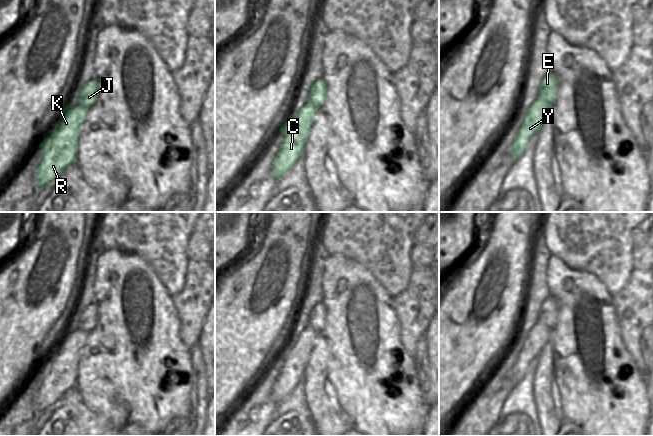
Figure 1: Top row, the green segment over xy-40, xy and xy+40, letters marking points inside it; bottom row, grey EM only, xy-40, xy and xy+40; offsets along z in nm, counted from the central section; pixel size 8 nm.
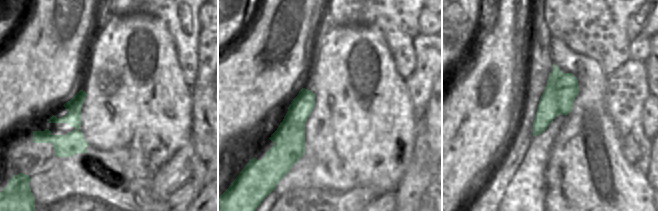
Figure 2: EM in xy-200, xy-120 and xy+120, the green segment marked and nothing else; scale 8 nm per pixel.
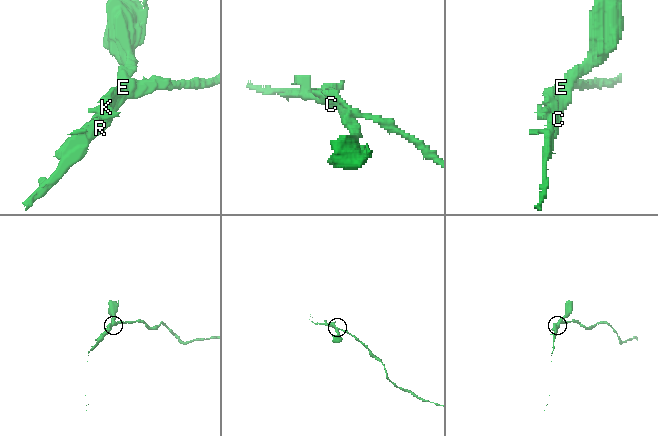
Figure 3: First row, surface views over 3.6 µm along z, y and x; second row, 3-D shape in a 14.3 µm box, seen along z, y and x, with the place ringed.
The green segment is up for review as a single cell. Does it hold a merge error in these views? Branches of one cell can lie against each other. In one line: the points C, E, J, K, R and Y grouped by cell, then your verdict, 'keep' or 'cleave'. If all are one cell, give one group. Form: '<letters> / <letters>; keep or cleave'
C K R Y / E J; cleave

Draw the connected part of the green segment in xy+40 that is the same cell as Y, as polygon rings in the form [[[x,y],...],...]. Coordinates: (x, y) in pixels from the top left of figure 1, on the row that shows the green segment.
[[[537,98],[530,106],[512,145],[512,157],[514,161],[522,156],[528,145],[528,141],[533,134],[539,131],[540,127],[548,117],[551,107],[551,103],[541,98]]]

